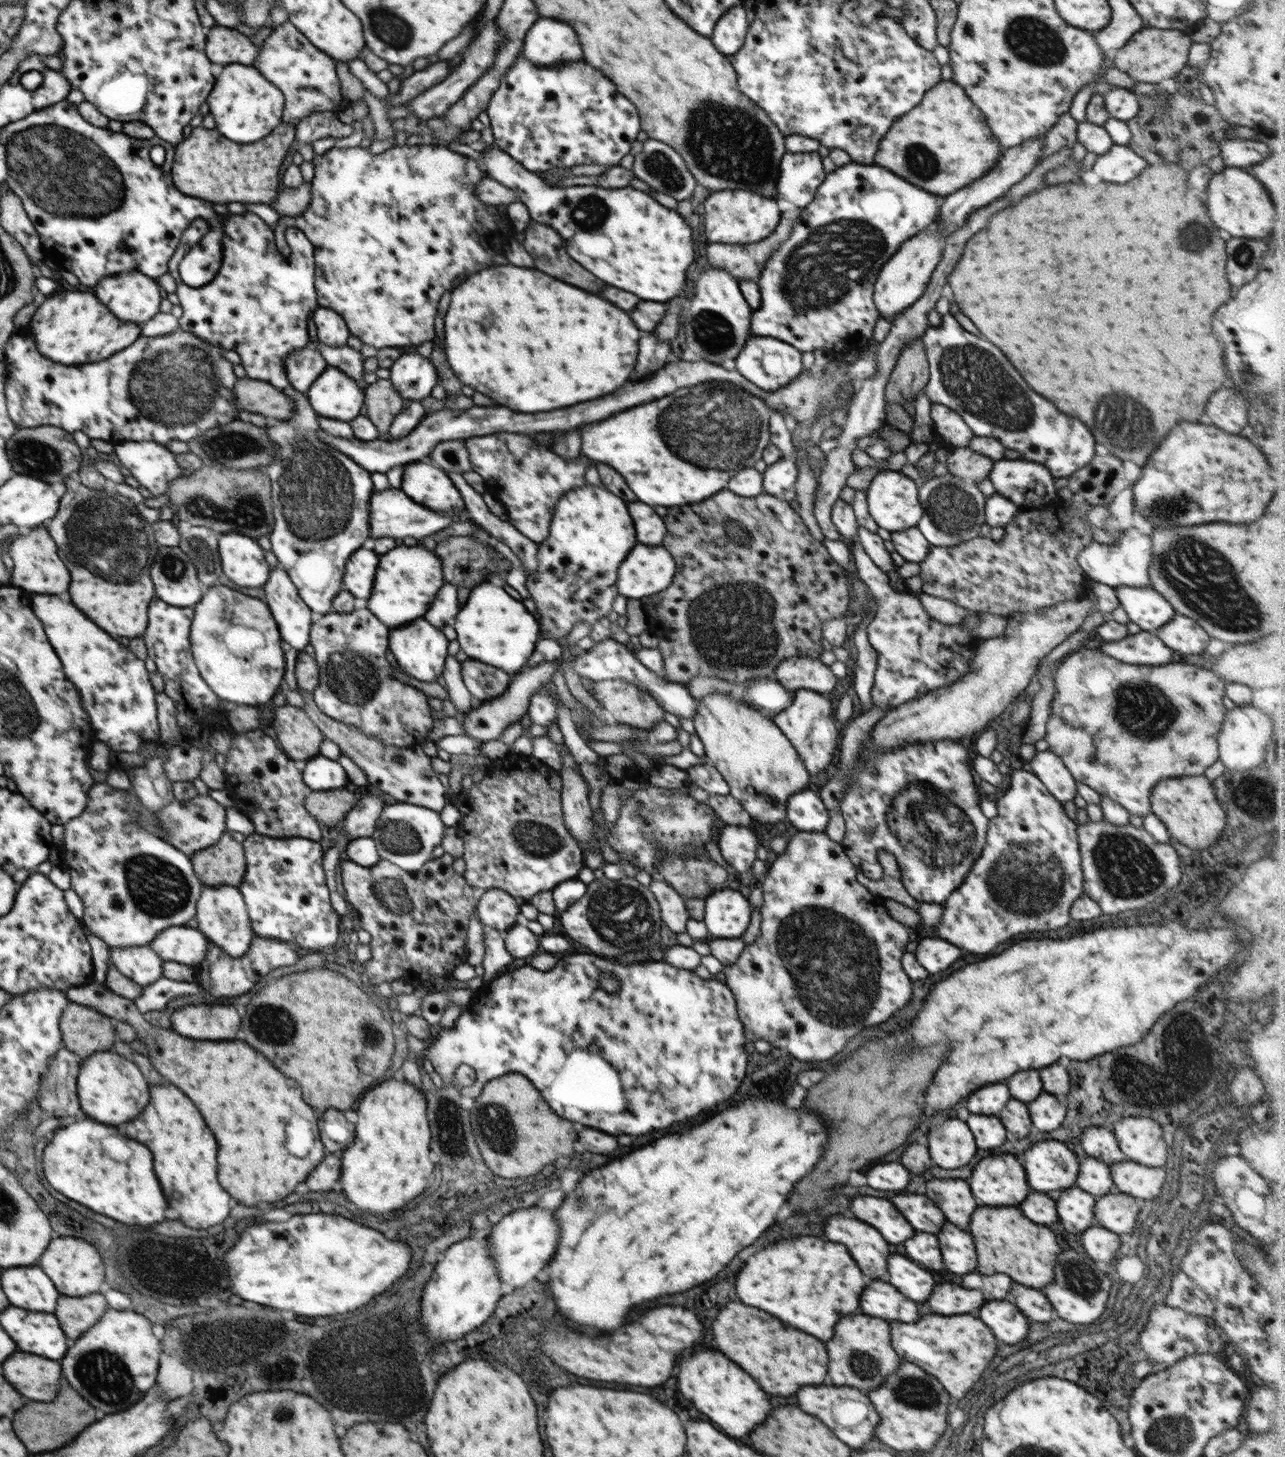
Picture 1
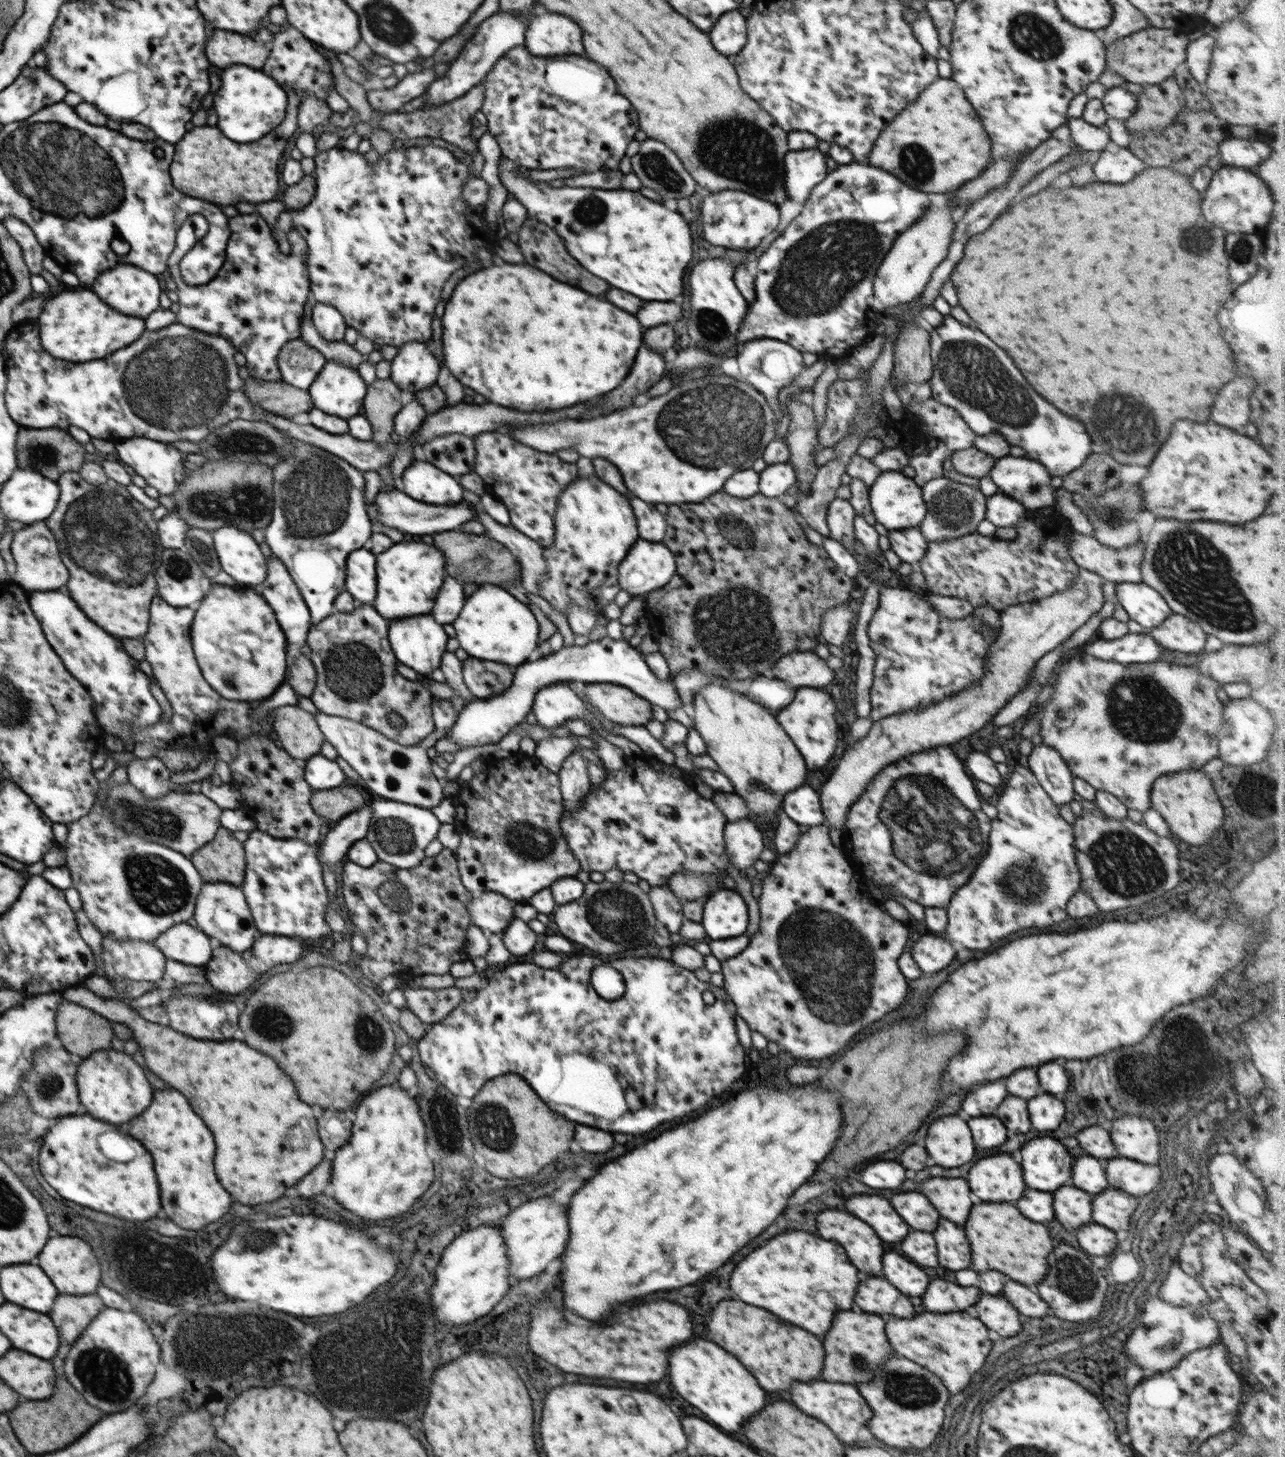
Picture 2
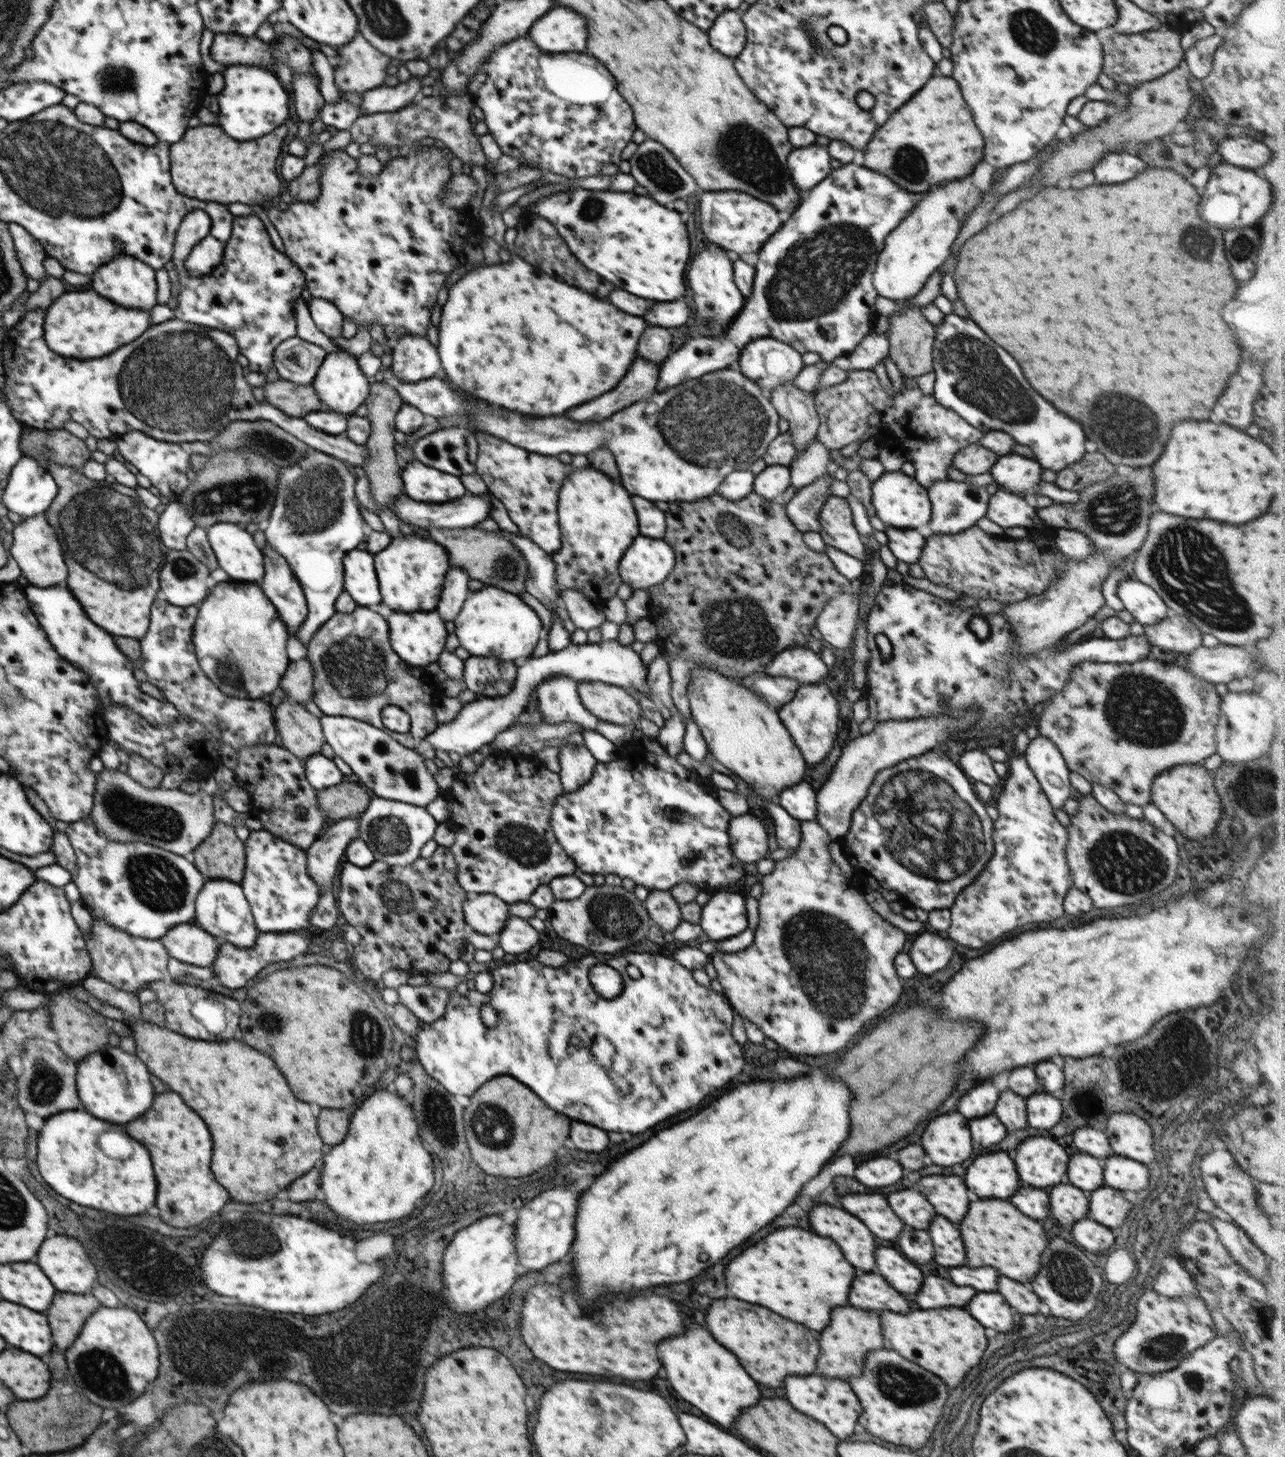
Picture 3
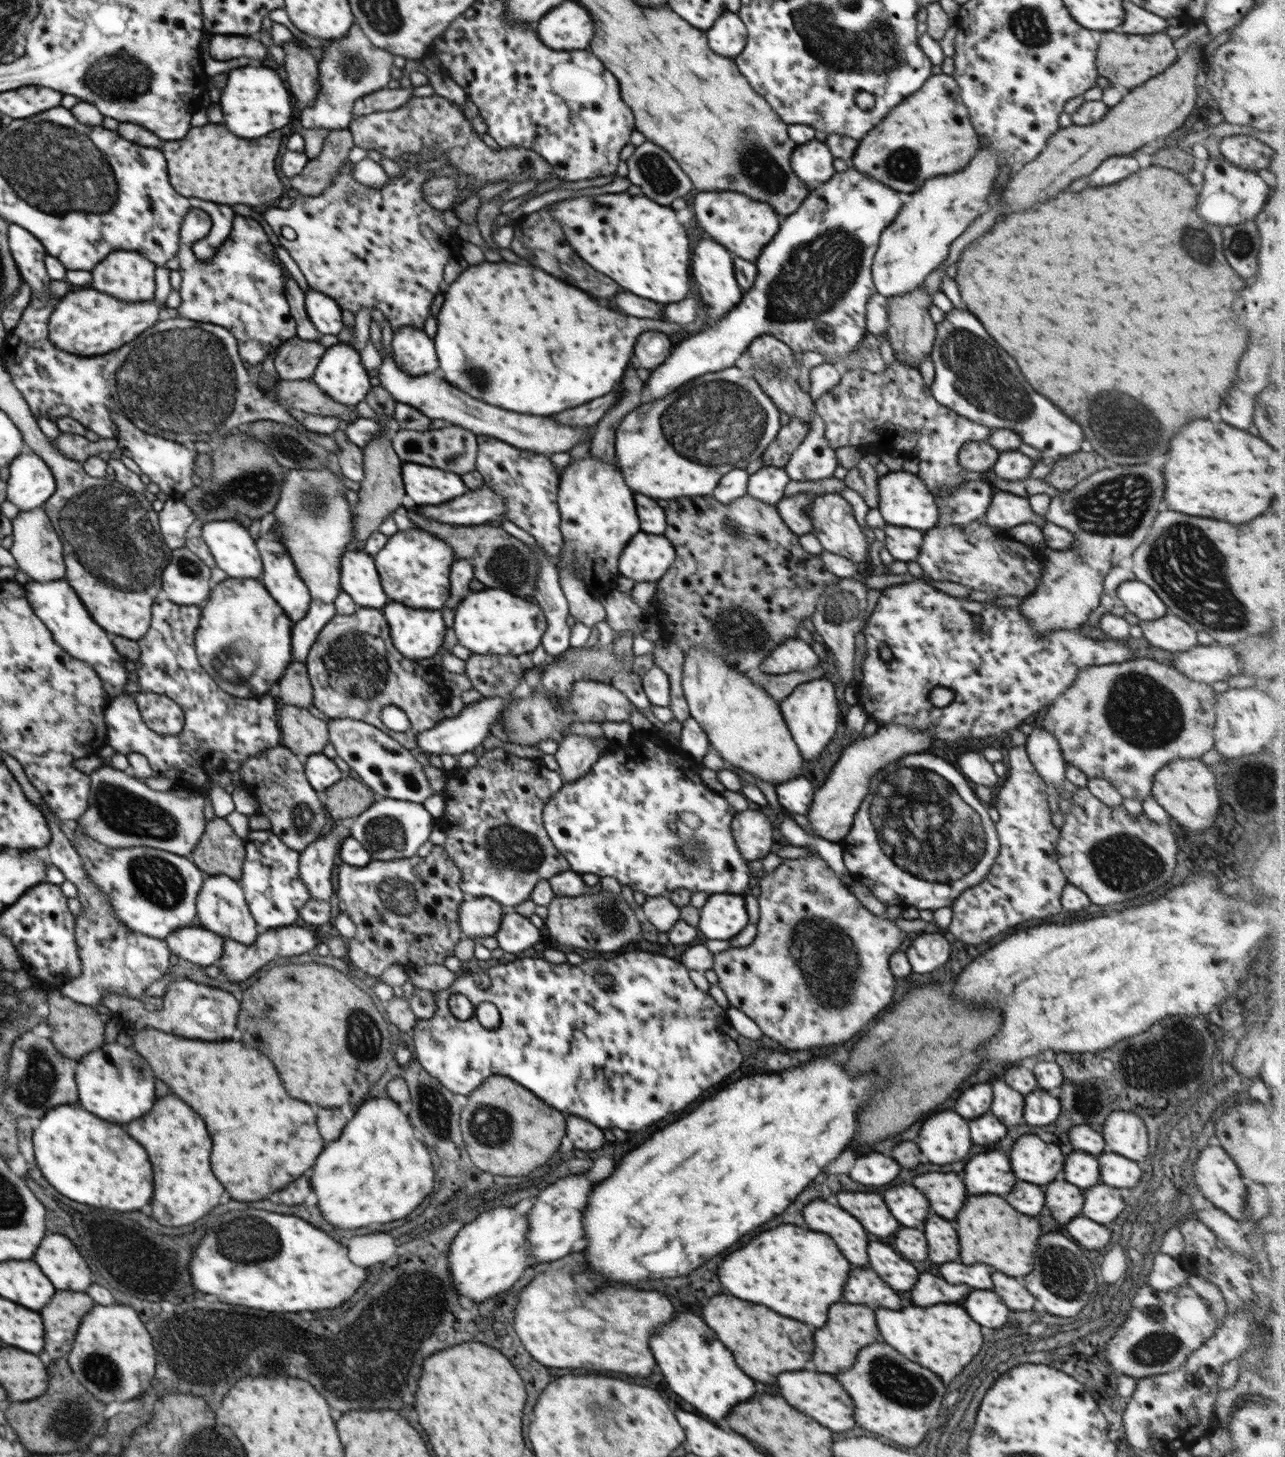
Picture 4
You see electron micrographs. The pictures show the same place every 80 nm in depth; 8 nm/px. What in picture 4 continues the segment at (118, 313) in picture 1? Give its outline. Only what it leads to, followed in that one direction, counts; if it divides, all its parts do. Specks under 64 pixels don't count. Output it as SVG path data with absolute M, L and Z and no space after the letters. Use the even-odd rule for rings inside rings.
M114 251L94 268L92 286L126 302L154 300L156 265L136 251Z

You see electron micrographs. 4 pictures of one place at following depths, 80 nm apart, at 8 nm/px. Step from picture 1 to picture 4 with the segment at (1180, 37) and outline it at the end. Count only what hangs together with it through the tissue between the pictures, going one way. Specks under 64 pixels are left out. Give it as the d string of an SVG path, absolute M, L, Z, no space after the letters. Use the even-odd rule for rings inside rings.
M1106 32L1101 36L1097 50L1097 71L1114 87L1123 86L1133 89L1144 84L1157 74L1164 73L1178 60L1178 52L1174 46L1174 39L1167 34L1148 34L1148 36L1132 36L1132 34L1118 34Z

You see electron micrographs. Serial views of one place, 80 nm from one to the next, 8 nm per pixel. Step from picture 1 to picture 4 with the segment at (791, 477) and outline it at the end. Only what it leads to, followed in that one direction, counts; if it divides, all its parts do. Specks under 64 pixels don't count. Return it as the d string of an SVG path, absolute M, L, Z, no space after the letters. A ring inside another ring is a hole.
M764 466L749 475L747 494L767 503L776 505L785 496L786 485L791 481L784 468Z

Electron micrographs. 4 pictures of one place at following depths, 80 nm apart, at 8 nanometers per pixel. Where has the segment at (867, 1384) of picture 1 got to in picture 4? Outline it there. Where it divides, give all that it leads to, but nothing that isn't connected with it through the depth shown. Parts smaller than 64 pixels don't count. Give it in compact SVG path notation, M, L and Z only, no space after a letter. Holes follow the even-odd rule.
M832 1304L828 1312L828 1322L824 1328L816 1330L816 1354L812 1358L818 1372L836 1374L854 1366L859 1350L868 1344L878 1342L880 1332L876 1326L874 1310L868 1306L852 1306L852 1304Z

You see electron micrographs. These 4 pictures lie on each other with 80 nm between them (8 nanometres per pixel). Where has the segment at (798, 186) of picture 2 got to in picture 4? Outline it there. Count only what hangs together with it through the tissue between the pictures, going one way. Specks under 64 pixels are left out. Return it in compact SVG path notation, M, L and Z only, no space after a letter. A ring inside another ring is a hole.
M814 138L806 144L797 145L792 151L792 170L802 182L817 185L834 176L834 159L825 141Z

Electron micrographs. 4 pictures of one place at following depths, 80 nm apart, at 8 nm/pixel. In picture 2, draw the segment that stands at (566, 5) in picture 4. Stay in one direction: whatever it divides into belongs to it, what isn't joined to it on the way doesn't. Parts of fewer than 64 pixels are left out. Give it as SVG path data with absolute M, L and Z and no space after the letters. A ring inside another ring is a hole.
M562 14L533 16L526 28L524 45L530 54L542 58L584 54L580 26Z

